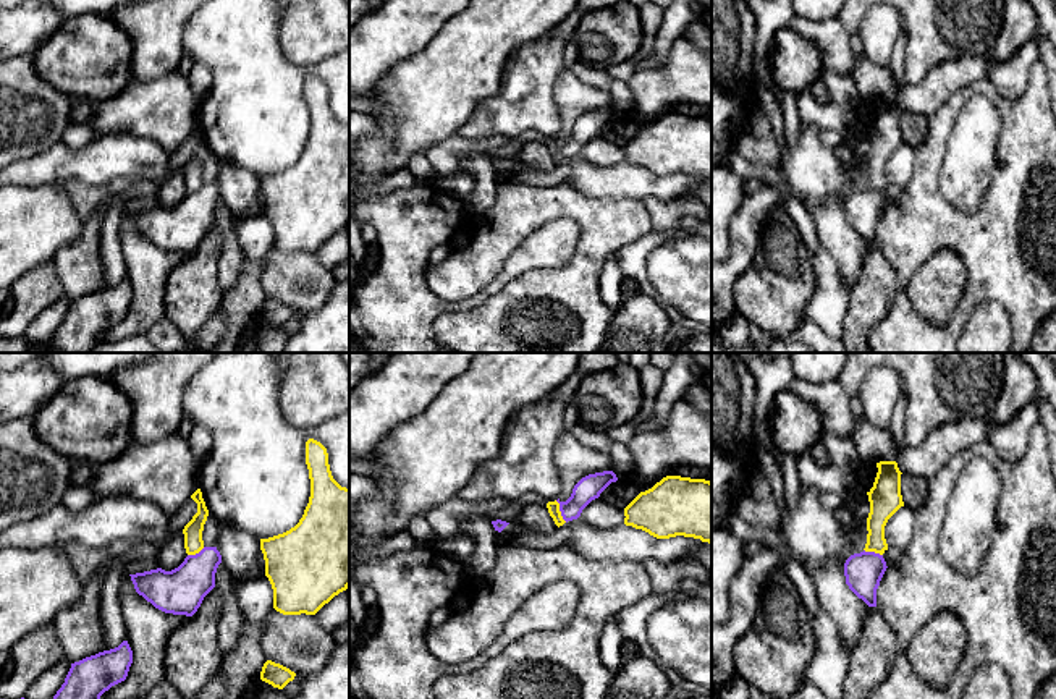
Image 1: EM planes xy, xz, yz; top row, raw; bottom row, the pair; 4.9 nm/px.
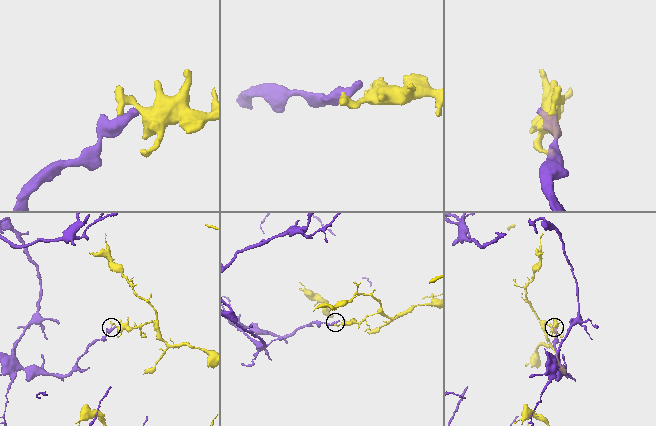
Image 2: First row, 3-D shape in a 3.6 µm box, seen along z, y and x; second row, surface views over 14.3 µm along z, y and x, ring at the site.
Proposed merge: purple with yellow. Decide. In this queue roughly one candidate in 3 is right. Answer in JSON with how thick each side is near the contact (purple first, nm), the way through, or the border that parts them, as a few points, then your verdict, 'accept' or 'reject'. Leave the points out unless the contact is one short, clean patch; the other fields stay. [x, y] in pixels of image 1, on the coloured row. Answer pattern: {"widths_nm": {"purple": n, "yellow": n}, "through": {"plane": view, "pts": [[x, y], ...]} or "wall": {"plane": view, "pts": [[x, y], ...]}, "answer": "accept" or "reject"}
{"widths_nm": {"purple": 120, "yellow": 60}, "wall": {"plane": "xz", "pts": [[555, 500], [560, 515], [566, 521]]}, "answer": "reject"}

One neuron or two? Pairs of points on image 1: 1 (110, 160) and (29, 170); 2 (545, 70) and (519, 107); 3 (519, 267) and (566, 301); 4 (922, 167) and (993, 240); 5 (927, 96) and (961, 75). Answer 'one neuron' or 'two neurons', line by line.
1: one neuron
2: one neuron
3: two neurons
4: one neuron
5: one neuron

